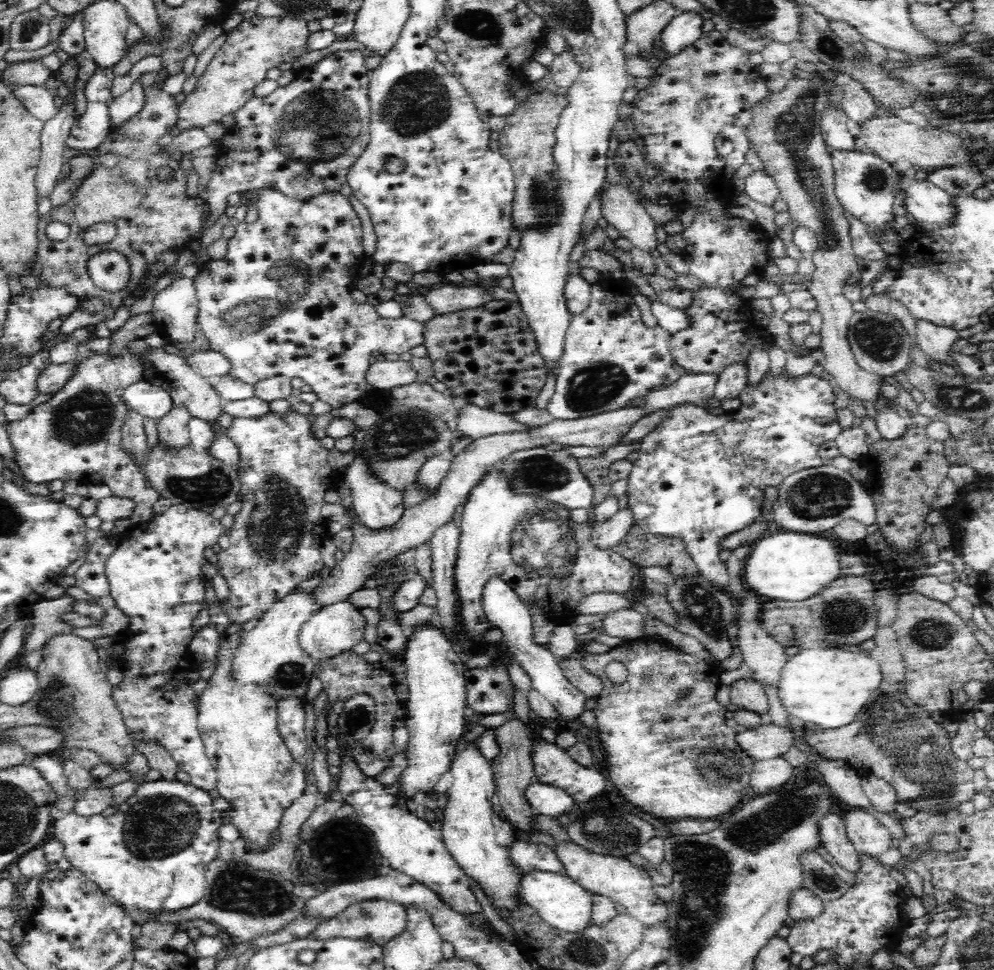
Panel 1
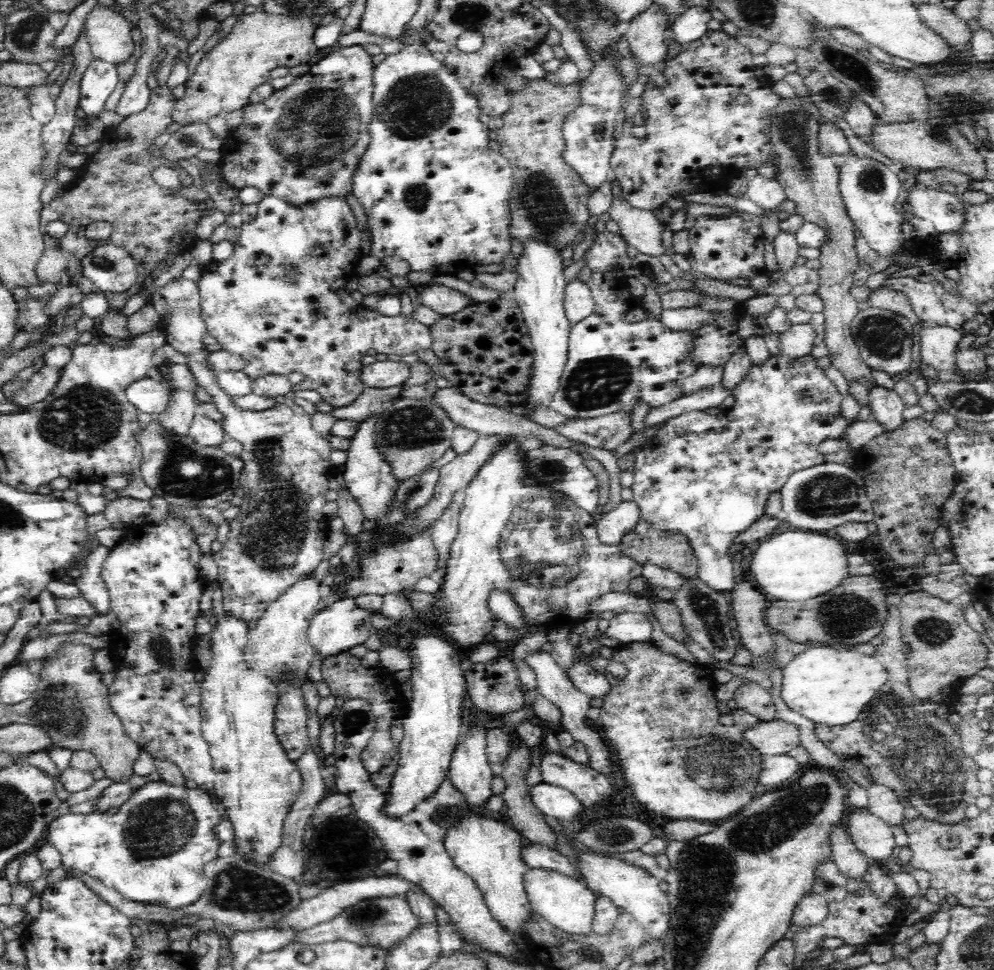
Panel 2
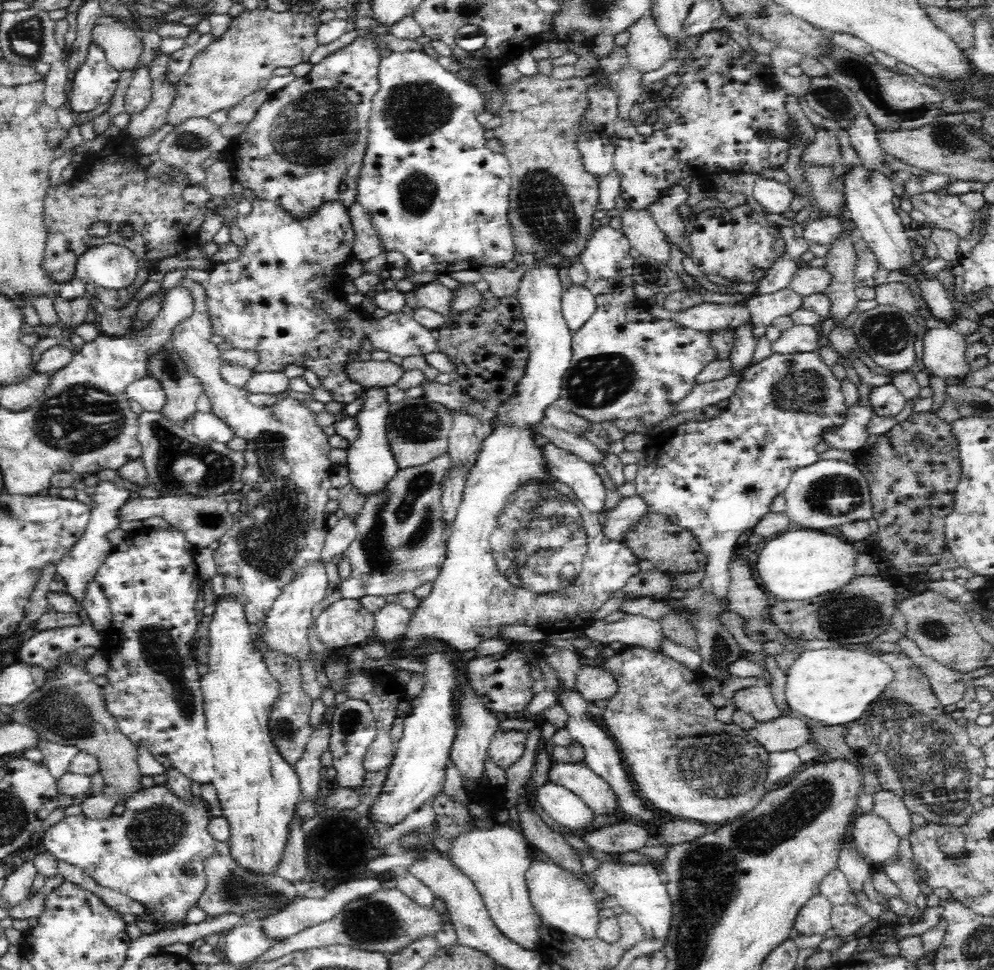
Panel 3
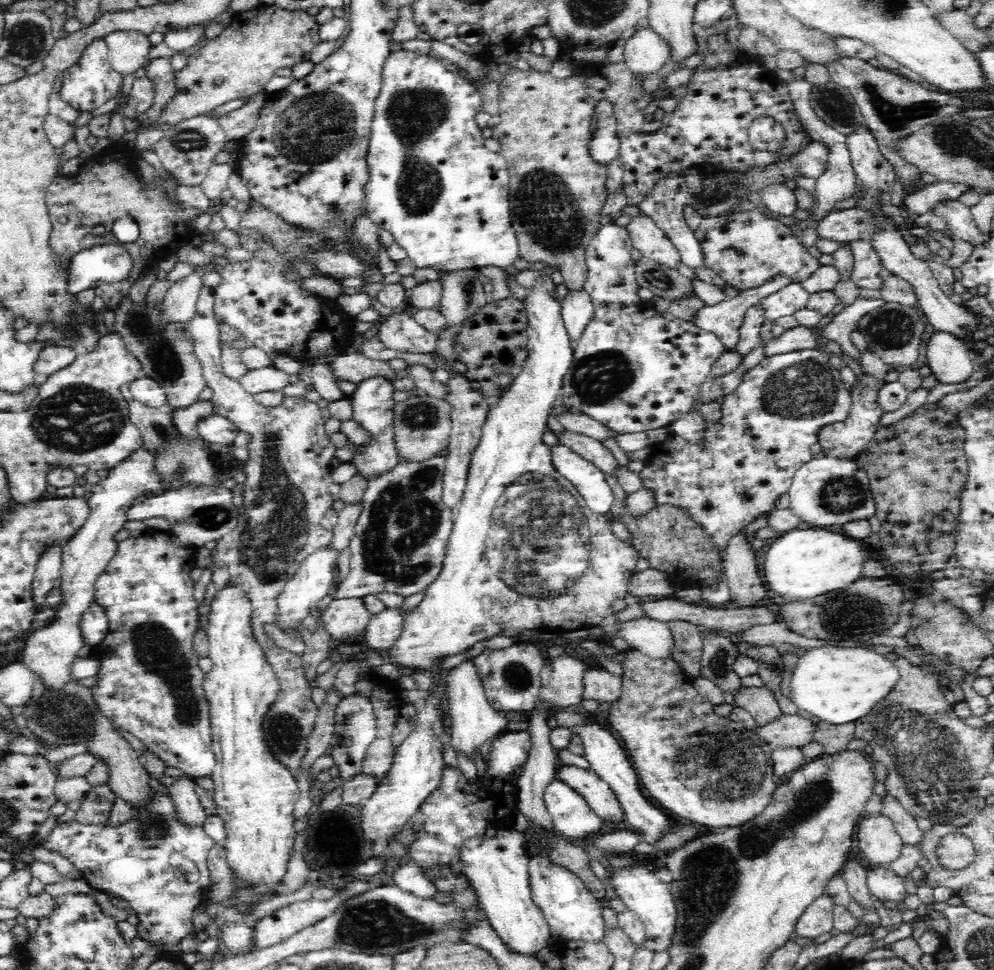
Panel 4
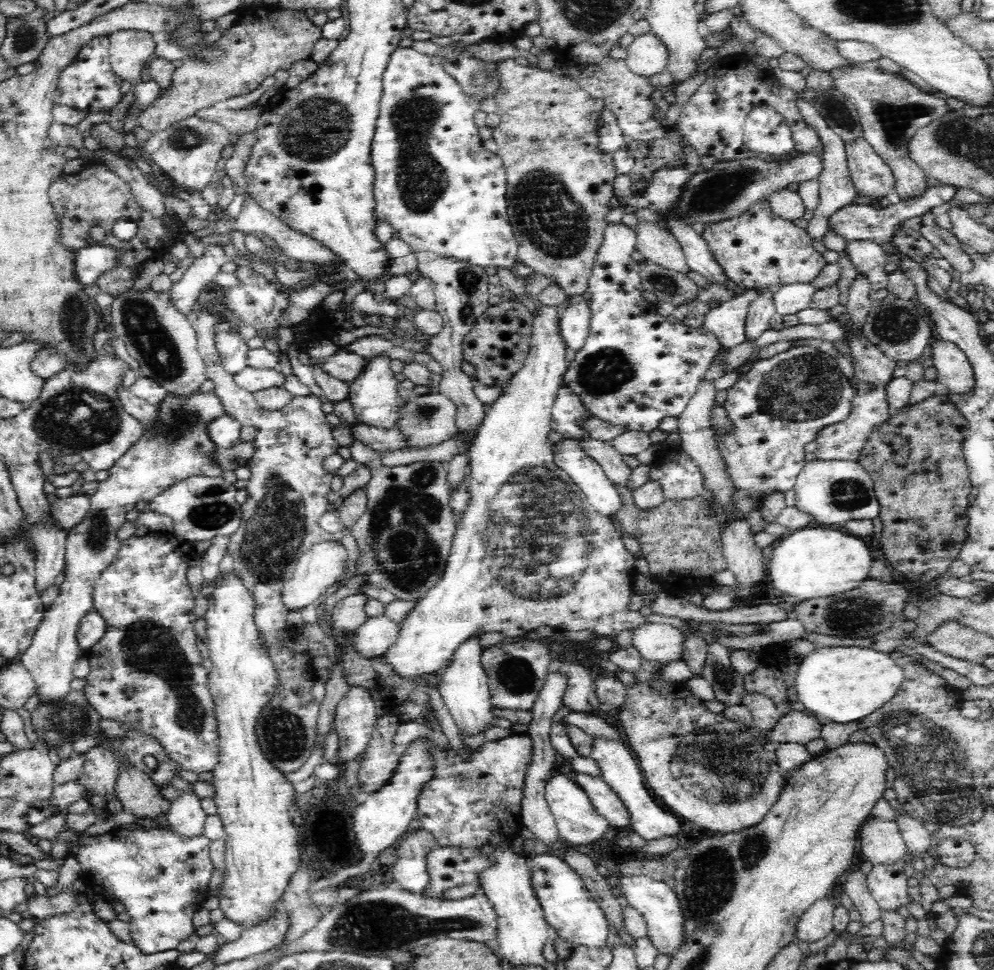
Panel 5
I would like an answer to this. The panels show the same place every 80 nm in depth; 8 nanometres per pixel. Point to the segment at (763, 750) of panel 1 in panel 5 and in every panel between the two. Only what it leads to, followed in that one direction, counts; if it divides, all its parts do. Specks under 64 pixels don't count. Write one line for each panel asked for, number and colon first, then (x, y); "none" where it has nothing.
2: (777, 737)
3: (786, 733)
4: (789, 730)
5: (800, 727)

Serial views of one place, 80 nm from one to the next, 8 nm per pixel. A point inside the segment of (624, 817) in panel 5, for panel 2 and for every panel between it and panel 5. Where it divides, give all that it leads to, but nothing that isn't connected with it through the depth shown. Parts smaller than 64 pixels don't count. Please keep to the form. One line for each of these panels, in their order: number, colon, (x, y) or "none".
2: (590, 787)
3: (594, 790)
4: (598, 794)

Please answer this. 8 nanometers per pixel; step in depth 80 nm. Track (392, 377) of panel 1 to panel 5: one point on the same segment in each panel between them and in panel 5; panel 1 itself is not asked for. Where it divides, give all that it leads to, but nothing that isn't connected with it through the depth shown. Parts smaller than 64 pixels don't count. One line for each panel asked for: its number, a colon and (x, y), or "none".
2: (380, 374)
3: (368, 373)
4: (354, 367)
5: (344, 365)

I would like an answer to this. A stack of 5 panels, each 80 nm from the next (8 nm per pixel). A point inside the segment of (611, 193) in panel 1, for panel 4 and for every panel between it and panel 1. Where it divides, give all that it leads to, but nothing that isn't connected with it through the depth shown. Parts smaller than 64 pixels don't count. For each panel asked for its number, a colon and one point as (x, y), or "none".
2: (640, 228)
3: (643, 233)
4: (646, 236)

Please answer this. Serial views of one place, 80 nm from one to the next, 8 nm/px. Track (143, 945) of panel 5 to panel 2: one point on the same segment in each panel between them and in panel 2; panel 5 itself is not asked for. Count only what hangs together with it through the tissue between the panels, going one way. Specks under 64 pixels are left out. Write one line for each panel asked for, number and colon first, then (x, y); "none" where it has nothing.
2: (153, 851)
3: (155, 853)
4: (157, 863)

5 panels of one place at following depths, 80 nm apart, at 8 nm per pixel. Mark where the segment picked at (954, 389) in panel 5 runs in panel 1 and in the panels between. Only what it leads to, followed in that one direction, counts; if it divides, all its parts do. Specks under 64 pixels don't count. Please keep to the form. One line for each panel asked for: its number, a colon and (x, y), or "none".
1: (935, 341)
2: (939, 345)
3: (943, 347)
4: (951, 361)

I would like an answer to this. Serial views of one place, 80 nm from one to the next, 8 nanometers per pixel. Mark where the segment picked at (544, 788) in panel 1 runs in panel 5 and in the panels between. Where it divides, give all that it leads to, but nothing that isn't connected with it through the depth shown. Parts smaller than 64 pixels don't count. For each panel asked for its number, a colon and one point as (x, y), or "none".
2: (550, 800)
3: (566, 808)
4: (573, 818)
5: (578, 823)

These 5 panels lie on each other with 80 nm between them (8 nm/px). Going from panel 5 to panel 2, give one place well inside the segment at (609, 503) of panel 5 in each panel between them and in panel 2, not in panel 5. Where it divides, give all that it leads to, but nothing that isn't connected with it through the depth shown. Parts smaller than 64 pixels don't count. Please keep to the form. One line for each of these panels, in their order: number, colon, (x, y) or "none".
2: (561, 470)
3: (580, 476)
4: (589, 480)

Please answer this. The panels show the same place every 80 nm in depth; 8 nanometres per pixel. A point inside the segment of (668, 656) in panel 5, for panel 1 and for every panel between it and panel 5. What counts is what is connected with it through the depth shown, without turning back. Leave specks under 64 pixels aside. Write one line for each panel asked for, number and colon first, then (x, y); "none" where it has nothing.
1: (627, 624)
2: (627, 627)
3: (633, 630)
4: (651, 637)

